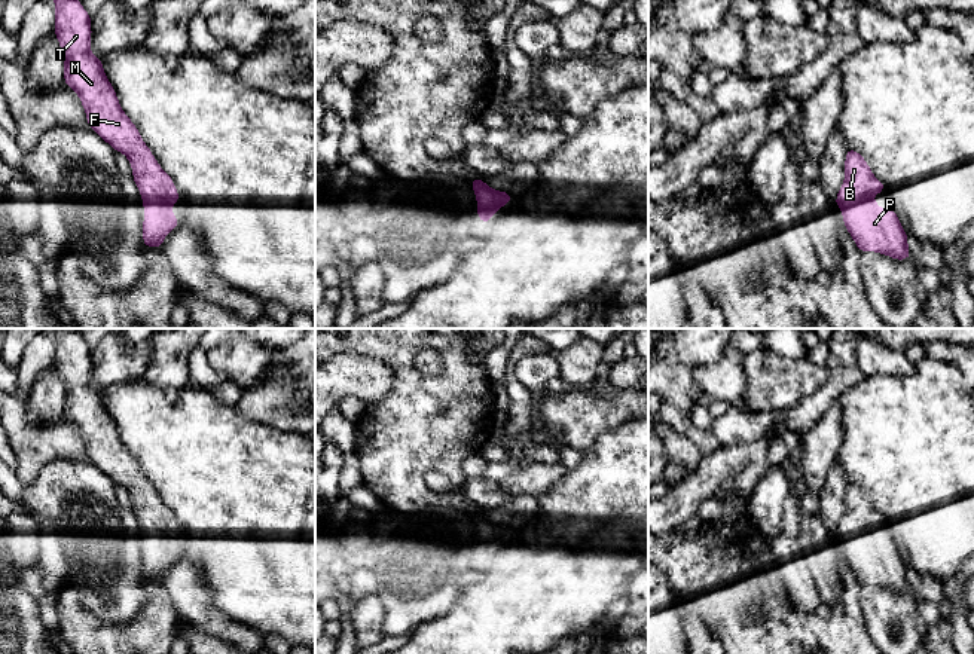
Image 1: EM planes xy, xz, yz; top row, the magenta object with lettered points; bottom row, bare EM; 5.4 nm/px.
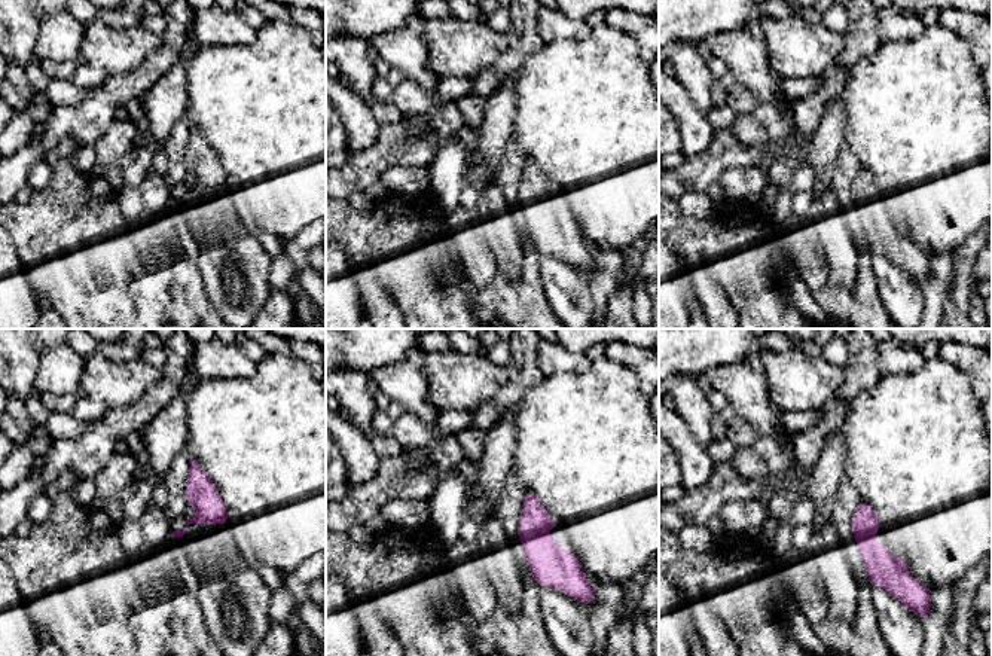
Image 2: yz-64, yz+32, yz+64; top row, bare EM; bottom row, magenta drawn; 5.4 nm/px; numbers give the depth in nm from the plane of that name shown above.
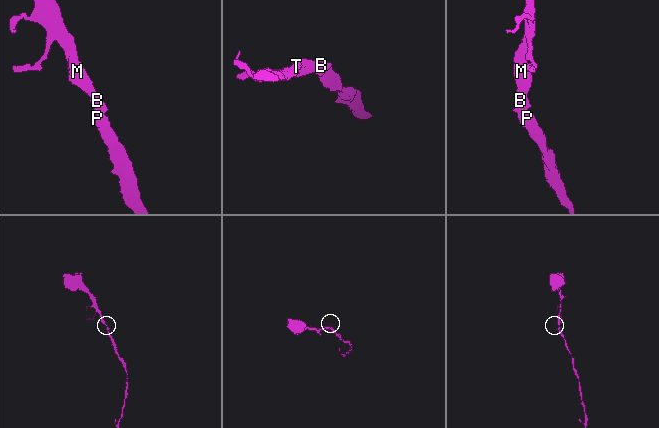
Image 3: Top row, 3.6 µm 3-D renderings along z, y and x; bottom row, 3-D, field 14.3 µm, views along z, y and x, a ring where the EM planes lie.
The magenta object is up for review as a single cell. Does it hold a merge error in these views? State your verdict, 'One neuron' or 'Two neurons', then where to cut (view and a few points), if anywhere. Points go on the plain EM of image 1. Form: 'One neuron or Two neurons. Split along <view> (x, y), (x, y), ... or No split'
One neuron. No split

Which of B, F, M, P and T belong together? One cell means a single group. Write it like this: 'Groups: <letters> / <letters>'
Groups: B F M P T

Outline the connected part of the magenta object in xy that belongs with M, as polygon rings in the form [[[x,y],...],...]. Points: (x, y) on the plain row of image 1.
[[[52,328],[55,334],[54,366],[64,388],[64,416],[80,431],[91,462],[109,476],[115,485],[123,486],[132,501],[132,511],[144,535],[143,577],[162,583],[164,571],[181,554],[172,548],[172,535],[181,534],[172,511],[161,501],[143,474],[137,459],[122,443],[117,428],[107,412],[101,391],[91,386],[91,348],[74,328]]]

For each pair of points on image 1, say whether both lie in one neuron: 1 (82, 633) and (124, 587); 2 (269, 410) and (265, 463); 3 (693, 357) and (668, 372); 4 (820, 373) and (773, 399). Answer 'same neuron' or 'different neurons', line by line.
1: different neurons
2: different neurons
3: different neurons
4: same neuron

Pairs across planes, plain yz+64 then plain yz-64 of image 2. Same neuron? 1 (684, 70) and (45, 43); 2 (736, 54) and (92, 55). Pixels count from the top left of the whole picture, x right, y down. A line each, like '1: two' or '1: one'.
1: two
2: two

